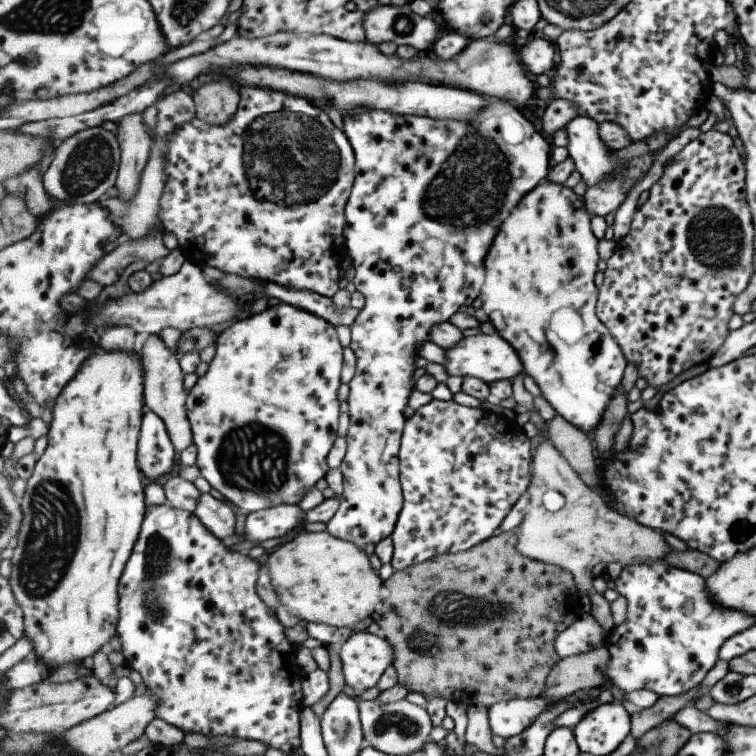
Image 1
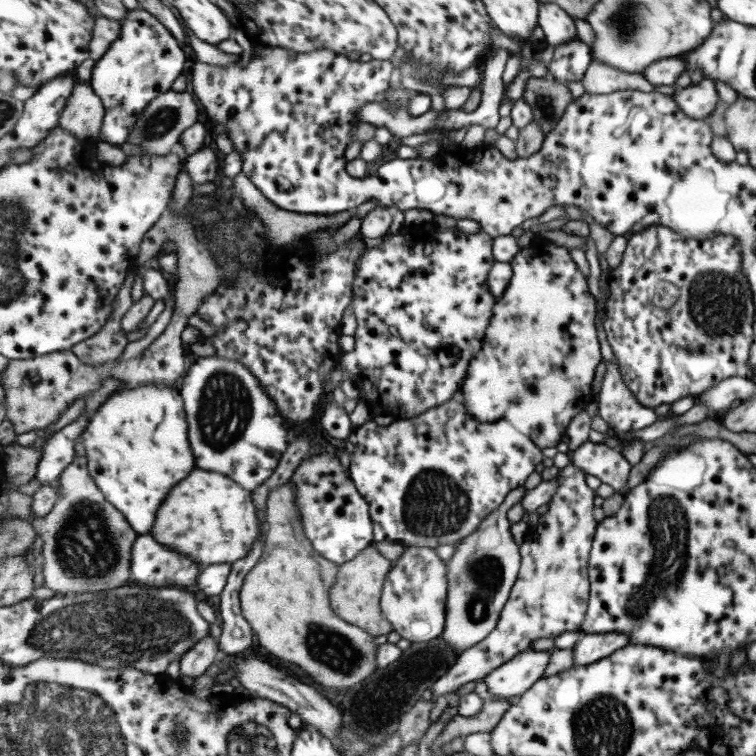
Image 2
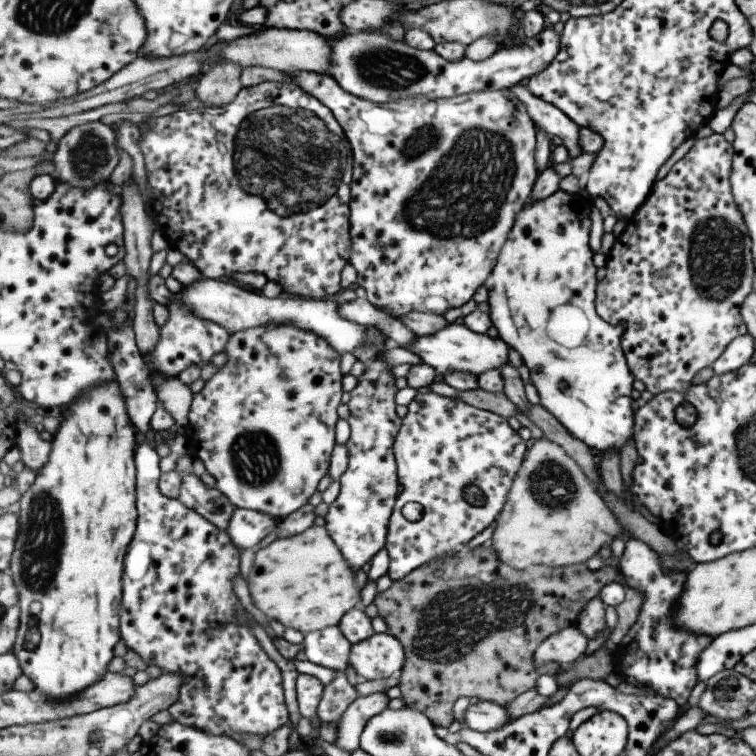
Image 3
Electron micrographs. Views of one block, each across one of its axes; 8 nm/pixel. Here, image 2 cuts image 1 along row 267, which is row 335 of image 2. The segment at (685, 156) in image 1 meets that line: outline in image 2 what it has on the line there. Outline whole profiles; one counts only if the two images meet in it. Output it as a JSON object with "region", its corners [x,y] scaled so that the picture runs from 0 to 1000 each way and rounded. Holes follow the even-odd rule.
{"region":[[[862,300],[840,308],[829,315],[829,325],[824,333],[821,347],[816,354],[807,358],[808,389],[802,398],[799,435],[811,471],[819,479],[821,496],[837,524],[860,541],[874,534],[888,534],[901,526],[914,524],[922,526],[938,516],[938,512],[962,499],[975,496],[975,487],[988,481],[991,460],[996,452],[993,442],[993,423],[996,423],[996,405],[993,405],[993,376],[981,357],[981,337],[979,317],[970,312],[952,312],[935,316],[909,315],[888,306],[884,300]]]}

